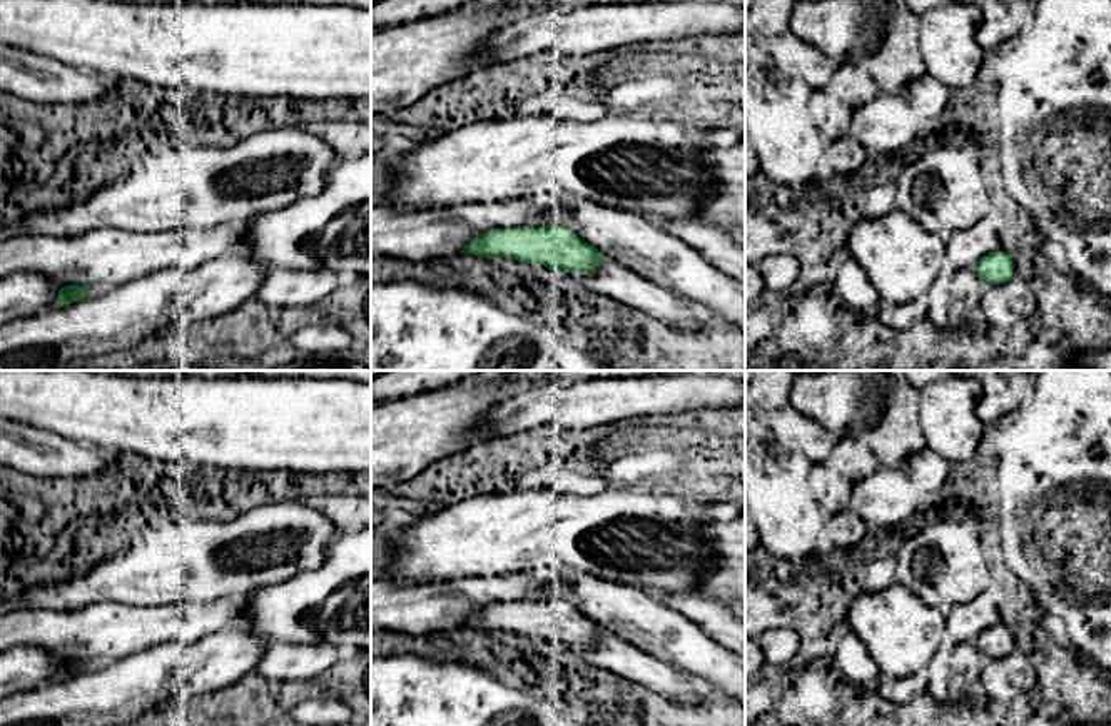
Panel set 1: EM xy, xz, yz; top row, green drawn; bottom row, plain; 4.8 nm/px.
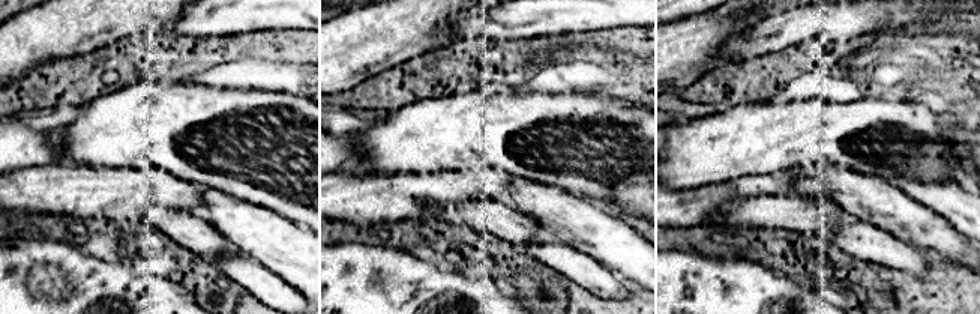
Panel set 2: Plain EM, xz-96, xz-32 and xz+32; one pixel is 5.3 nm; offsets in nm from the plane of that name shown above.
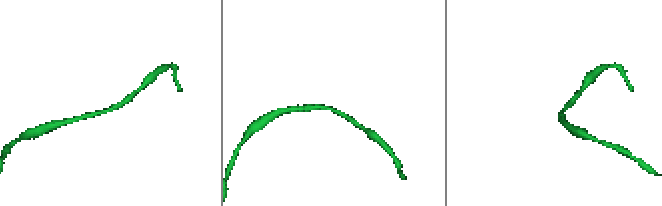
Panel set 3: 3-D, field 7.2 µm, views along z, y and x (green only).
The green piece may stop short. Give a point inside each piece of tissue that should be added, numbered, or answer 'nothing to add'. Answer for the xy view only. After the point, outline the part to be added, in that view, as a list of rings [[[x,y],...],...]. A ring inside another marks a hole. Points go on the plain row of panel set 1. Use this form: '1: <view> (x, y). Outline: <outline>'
nothing to add

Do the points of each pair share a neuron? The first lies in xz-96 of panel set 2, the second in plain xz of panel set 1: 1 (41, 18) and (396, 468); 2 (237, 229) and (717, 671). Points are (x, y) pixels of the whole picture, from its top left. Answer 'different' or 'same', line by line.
1: same
2: same

